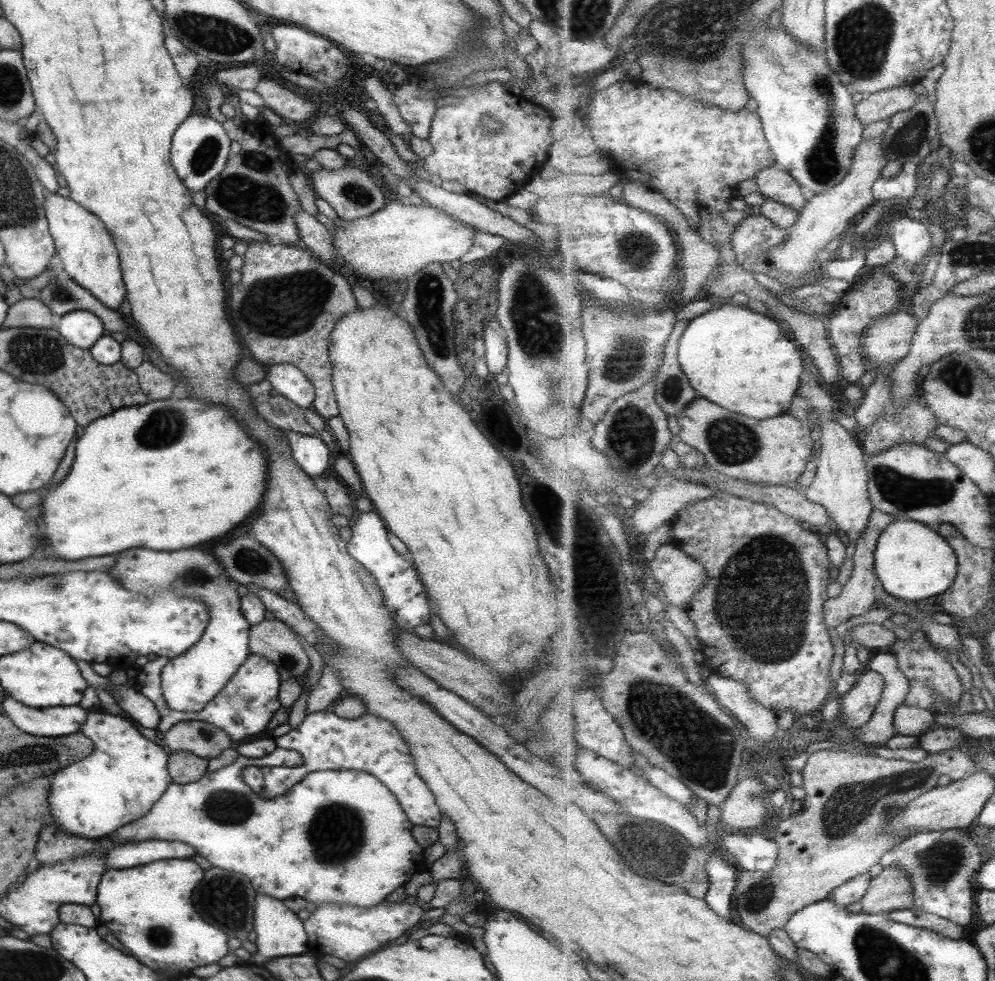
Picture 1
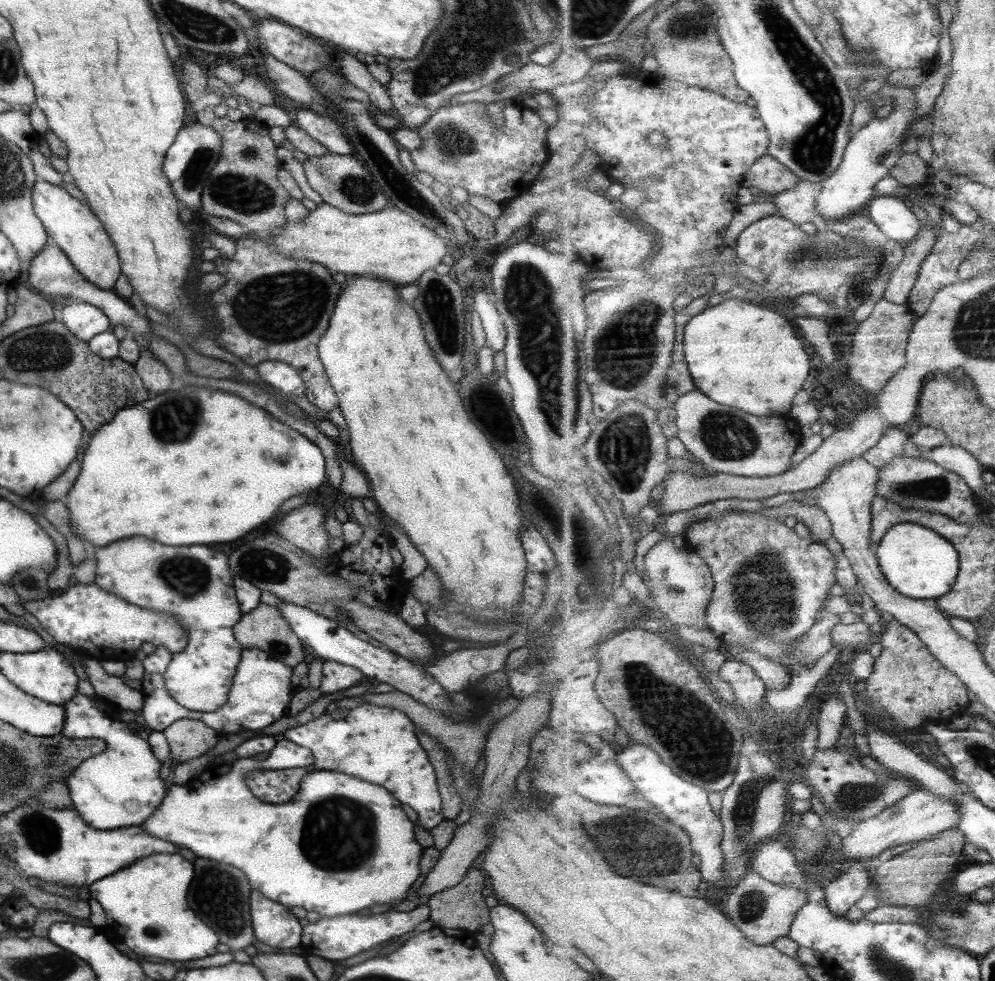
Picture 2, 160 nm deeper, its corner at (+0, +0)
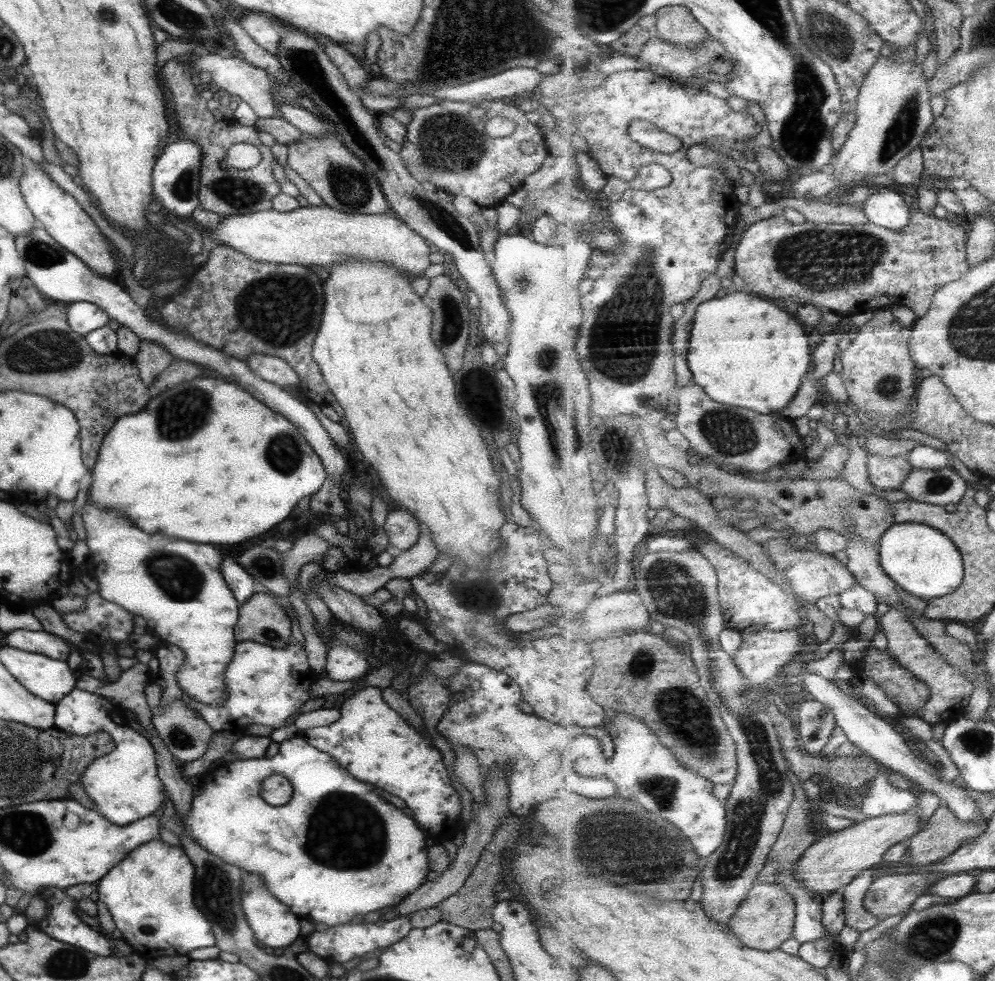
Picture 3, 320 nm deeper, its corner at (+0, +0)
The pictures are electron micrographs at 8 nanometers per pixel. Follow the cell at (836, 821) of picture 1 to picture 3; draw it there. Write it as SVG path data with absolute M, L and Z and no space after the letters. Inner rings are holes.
M755 881L754 887L748 892L748 897L741 903L729 925L747 947L757 950L777 950L786 940L794 936L797 909L792 894L776 884Z

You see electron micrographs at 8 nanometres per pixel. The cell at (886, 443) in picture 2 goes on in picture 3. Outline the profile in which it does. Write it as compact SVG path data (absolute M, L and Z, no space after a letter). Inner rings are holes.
M868 452L868 469L874 486L882 490L899 490L914 469L907 454L880 456Z

